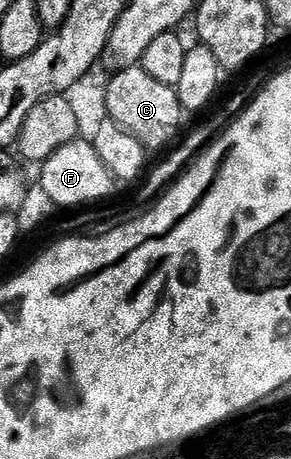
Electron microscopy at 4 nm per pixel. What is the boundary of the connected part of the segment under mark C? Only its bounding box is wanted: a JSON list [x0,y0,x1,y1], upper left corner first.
[106,64,186,151]

